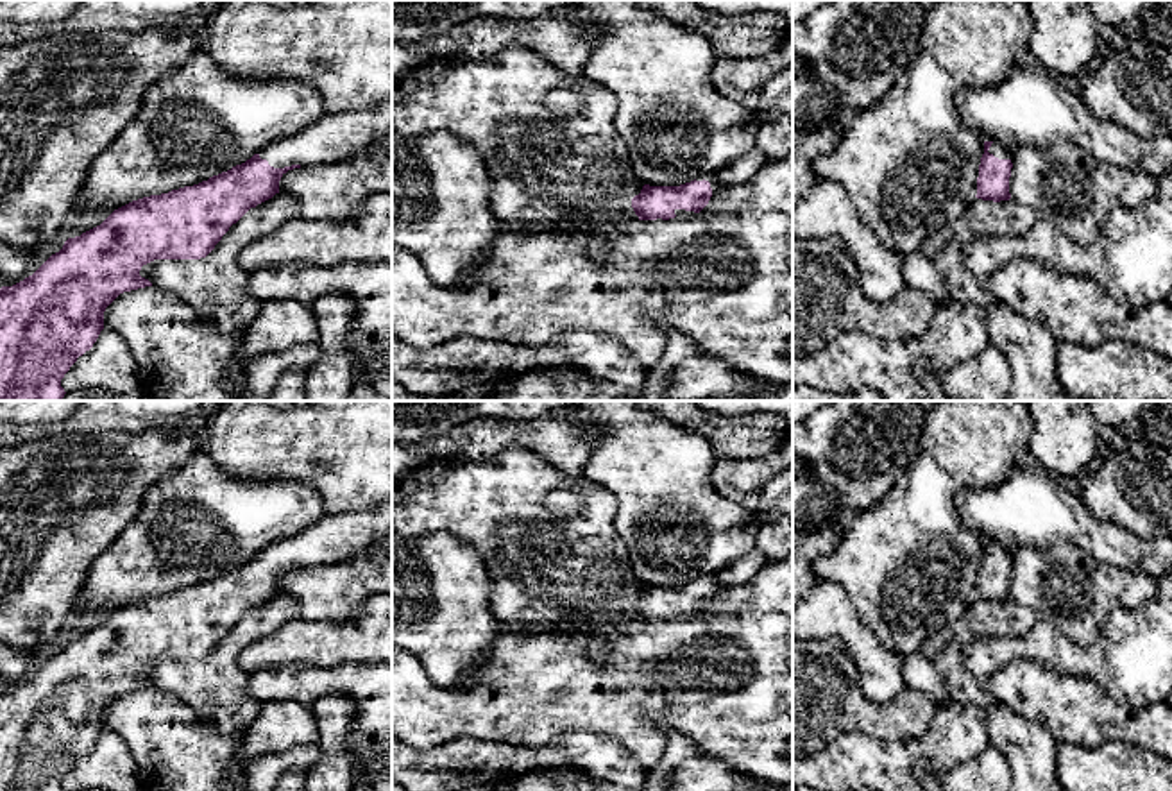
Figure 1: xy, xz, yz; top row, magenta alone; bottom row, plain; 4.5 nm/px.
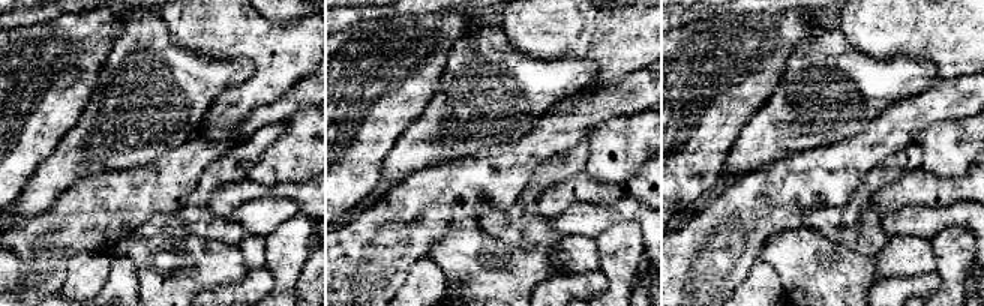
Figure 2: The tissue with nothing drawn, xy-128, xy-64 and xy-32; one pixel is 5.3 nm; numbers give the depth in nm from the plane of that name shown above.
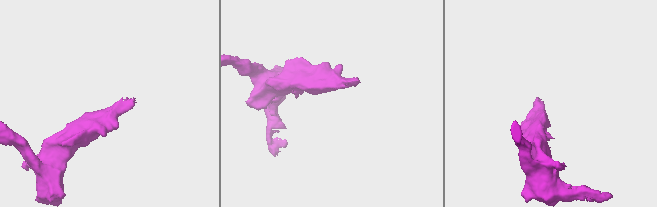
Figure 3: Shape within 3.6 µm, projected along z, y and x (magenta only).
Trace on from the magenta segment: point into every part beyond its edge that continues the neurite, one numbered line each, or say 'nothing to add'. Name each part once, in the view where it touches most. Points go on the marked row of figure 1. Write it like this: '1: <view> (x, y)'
1: xy (333, 136)
2: xz (716, 187)

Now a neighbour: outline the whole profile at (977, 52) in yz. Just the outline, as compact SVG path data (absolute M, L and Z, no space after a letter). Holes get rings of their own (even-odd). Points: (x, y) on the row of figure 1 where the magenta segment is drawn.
M938 0L925 14L914 61L879 102L855 111L836 149L814 161L816 179L843 186L882 247L904 258L921 252L932 233L973 202L984 140L959 120L955 93L1002 82L1027 57L1031 30L1027 0Z

